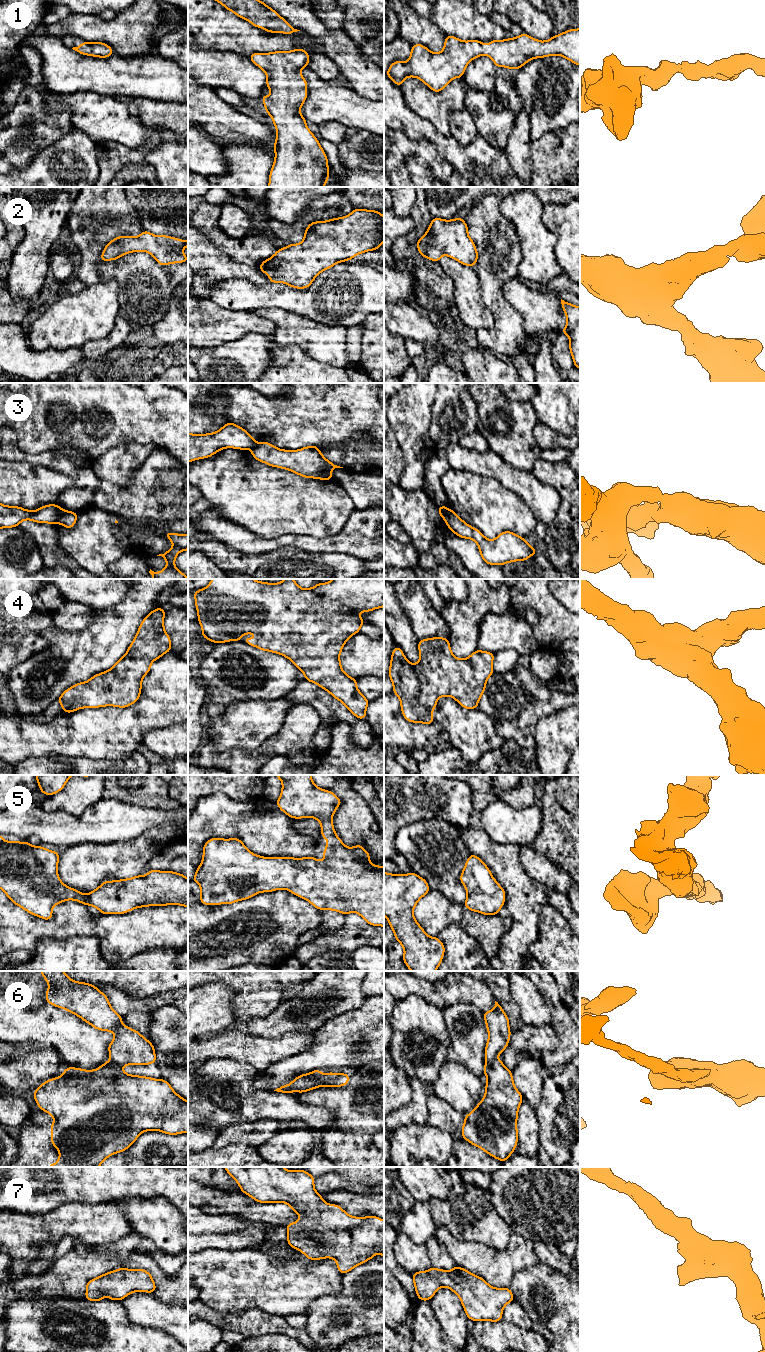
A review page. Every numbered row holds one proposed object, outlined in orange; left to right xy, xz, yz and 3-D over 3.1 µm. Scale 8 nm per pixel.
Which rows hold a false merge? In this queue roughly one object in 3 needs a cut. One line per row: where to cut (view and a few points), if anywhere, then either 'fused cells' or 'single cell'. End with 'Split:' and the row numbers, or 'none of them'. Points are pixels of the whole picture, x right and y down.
1: no cut | single cell
2: no cut | single cell
3: xy (60, 508), (56, 522) | fused cells
4: no cut | single cell
5: no cut | single cell
6: xz (310, 1073), (313, 1079), (323, 1085) | fused cells
7: no cut | single cell
Split: 3, 6

